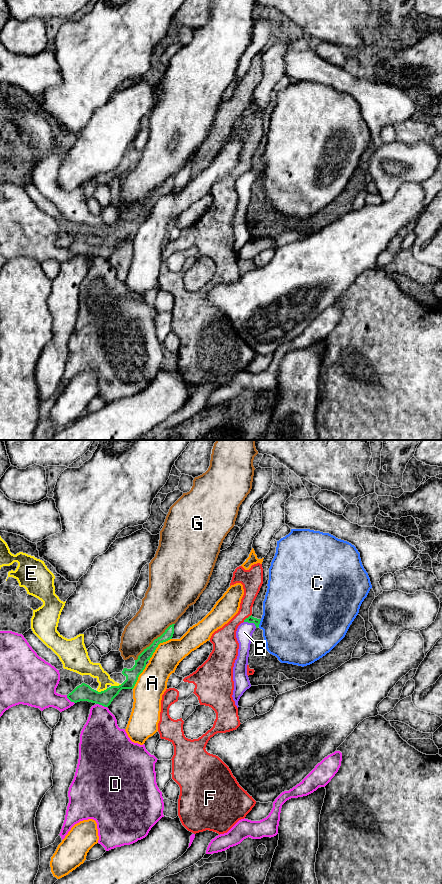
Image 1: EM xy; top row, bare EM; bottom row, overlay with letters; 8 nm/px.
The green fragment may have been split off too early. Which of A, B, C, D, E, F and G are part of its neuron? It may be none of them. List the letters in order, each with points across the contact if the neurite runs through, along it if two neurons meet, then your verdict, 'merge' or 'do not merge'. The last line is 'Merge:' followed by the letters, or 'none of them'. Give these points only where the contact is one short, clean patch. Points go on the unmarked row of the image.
A: do not merge
B: way xy (250, 171), (251, 174), (244, 184); merge
C: do not merge
D: do not merge
E: do not merge
F: do not merge
G: do not merge
Merge: B

